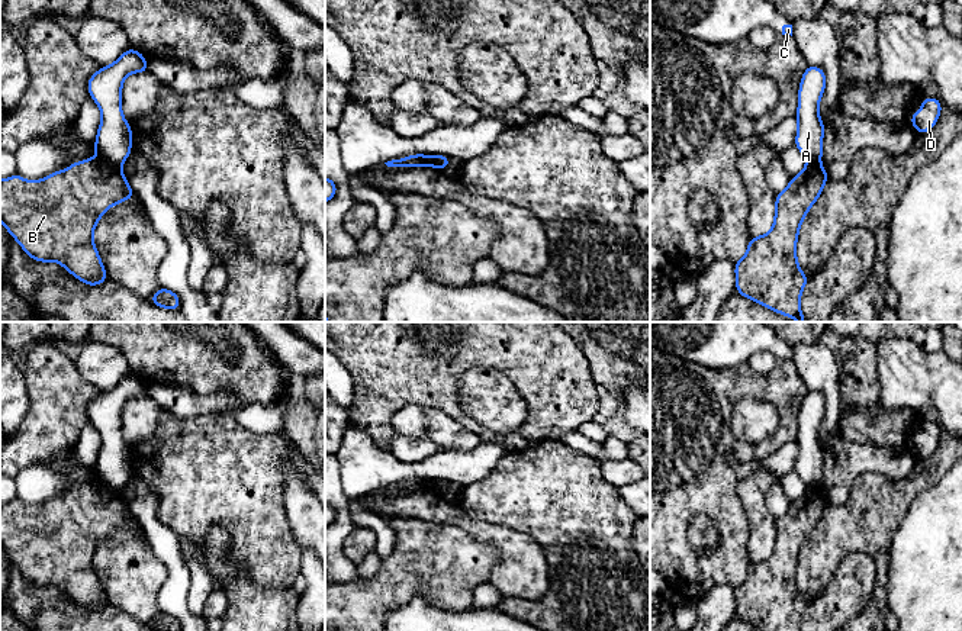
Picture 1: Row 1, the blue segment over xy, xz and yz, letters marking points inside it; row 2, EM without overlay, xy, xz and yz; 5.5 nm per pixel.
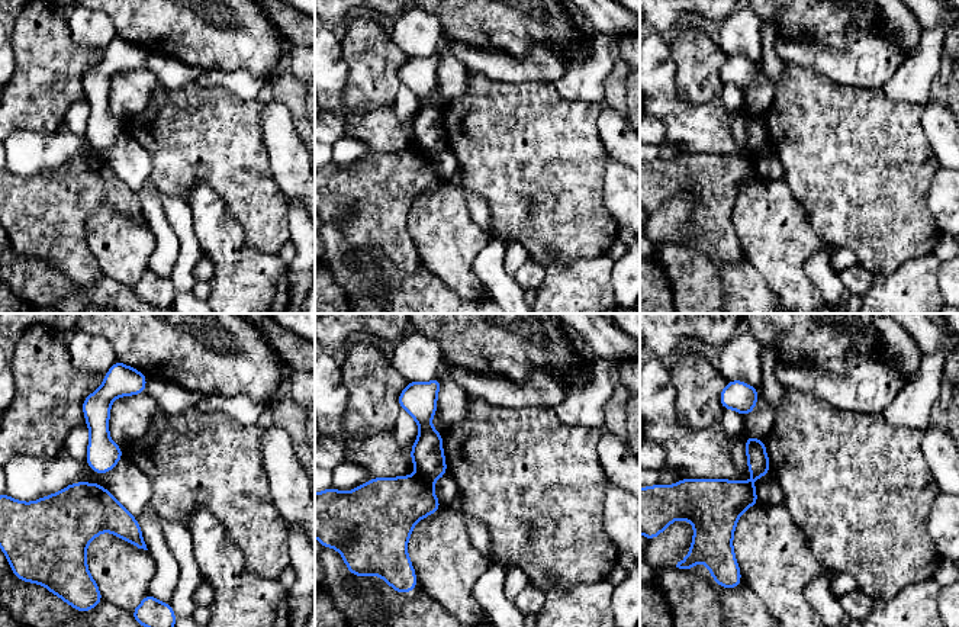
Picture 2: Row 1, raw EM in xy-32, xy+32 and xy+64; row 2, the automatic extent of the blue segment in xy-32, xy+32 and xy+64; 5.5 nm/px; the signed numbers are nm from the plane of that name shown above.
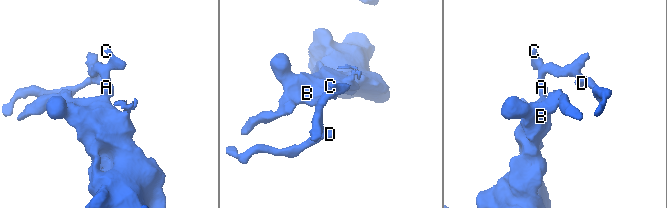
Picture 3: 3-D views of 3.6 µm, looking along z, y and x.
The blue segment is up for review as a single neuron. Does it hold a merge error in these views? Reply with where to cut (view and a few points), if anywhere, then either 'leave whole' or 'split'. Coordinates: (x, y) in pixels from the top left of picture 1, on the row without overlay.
xy (99, 480), (118, 491) | split

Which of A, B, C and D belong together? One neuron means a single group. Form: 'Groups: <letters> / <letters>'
Groups: A C D / B

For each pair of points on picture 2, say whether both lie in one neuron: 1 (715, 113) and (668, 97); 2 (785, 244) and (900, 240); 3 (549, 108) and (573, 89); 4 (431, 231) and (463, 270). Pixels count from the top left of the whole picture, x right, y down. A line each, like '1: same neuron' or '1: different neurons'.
1: same neuron
2: different neurons
3: different neurons
4: same neuron

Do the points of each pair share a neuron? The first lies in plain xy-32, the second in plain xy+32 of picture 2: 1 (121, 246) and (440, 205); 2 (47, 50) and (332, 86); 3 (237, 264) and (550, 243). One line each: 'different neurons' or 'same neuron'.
1: same neuron
2: different neurons
3: different neurons

